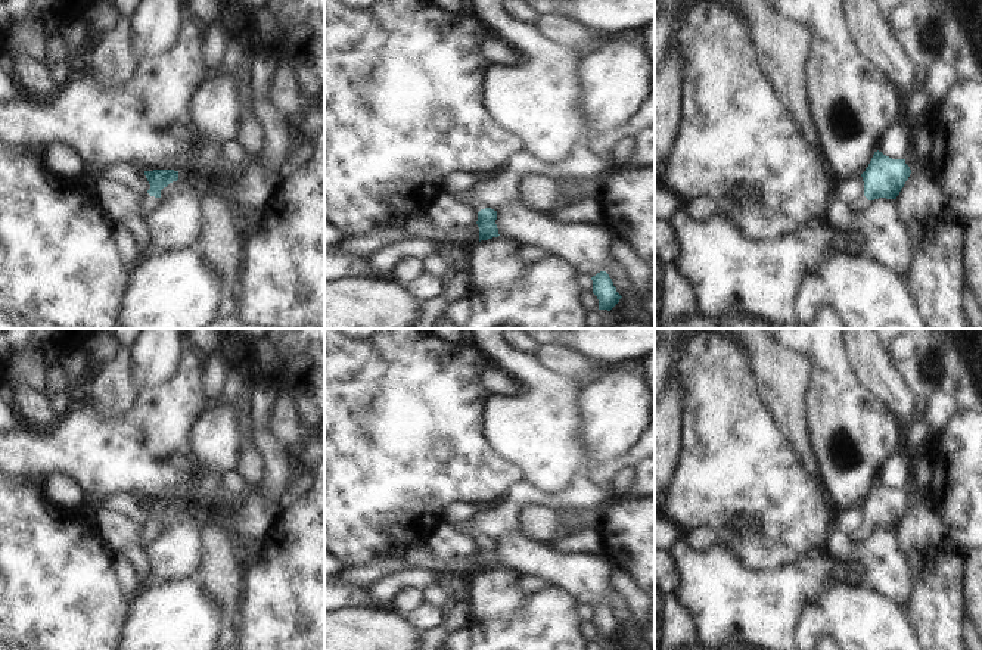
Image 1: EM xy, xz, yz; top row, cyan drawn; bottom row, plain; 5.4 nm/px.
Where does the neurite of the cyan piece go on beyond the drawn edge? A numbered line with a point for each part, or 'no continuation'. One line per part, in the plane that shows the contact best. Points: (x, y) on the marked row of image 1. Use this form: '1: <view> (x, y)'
1: xy (148, 202)

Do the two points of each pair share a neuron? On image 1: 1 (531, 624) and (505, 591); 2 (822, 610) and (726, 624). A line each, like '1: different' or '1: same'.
1: different
2: different

